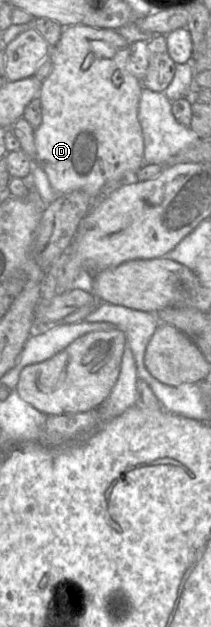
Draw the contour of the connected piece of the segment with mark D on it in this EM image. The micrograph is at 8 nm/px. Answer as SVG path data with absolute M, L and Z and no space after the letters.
M71 25L65 27L59 41L51 48L49 57L52 68L49 75L40 85L38 97L41 102L42 121L35 129L34 141L36 147L36 163L39 164L48 176L49 182L57 194L64 194L73 190L82 190L88 193L92 199L111 181L134 180L135 173L144 164L144 142L142 128L138 119L138 104L142 81L138 80L127 69L130 44L115 29L96 28L87 25Z

